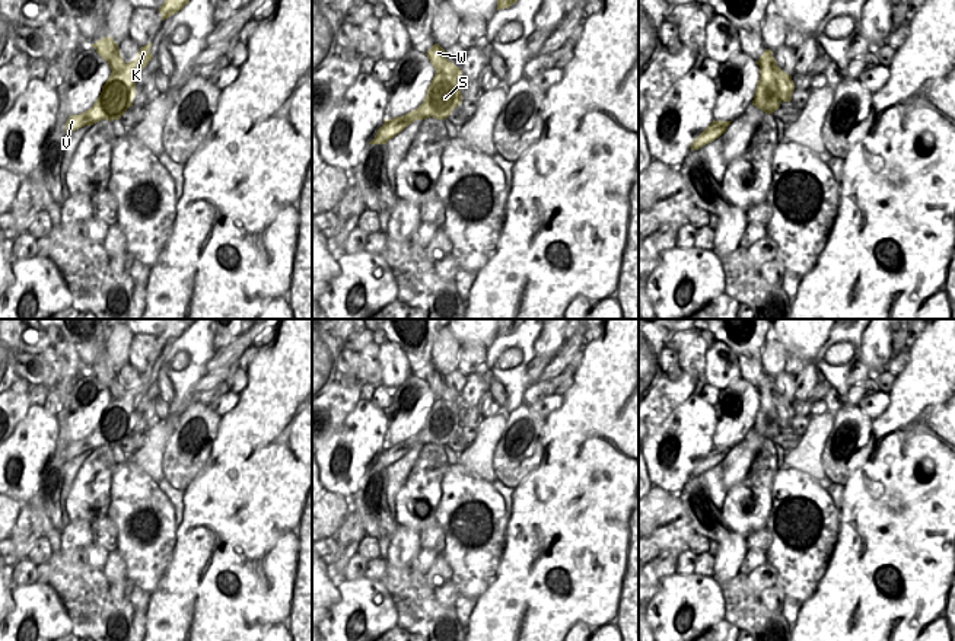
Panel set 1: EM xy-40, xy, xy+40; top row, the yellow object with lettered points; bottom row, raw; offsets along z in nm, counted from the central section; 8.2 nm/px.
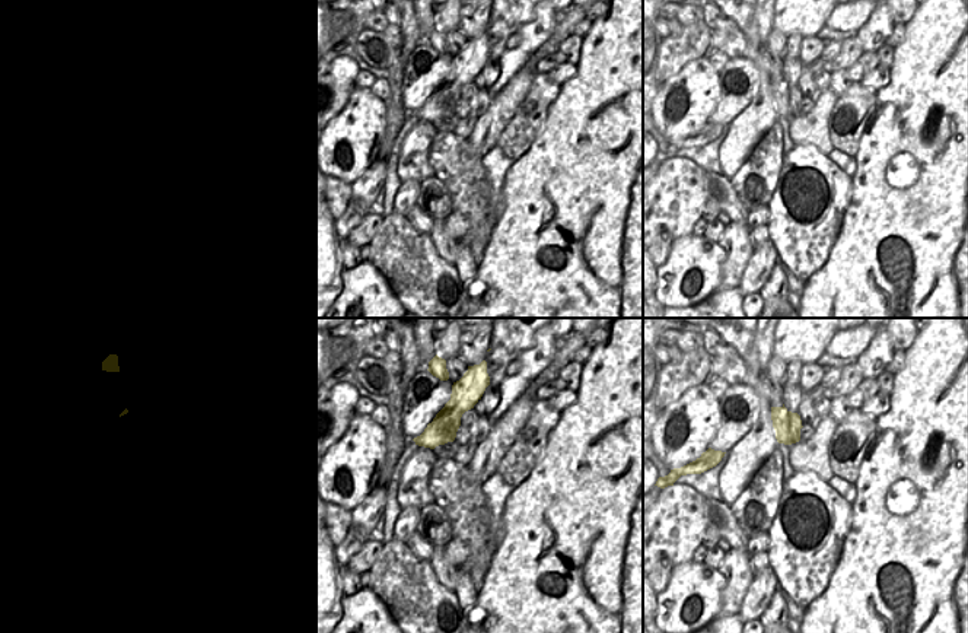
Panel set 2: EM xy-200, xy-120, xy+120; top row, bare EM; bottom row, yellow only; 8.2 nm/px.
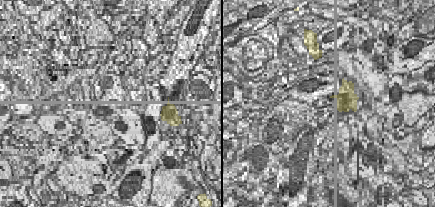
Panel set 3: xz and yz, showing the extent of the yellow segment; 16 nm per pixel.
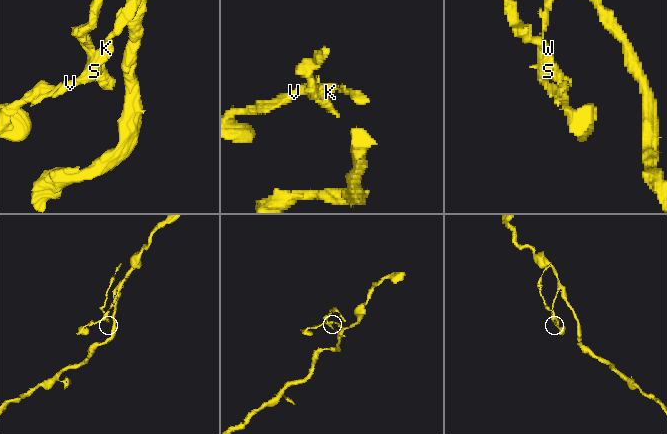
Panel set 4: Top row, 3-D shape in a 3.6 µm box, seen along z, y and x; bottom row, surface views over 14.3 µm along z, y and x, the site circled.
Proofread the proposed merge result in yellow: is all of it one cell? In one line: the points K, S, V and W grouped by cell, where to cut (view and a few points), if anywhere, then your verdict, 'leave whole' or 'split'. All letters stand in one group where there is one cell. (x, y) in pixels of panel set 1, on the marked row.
K S V / W; cut in xy+40 along (757, 86), (764, 85), (772, 98), (779, 96), (782, 99); split

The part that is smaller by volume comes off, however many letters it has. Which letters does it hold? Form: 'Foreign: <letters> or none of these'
Foreign: W

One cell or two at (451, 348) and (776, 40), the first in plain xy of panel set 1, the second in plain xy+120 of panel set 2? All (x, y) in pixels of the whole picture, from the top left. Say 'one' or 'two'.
one

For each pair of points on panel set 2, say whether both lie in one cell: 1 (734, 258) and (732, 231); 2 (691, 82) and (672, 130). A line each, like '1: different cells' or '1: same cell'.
1: same cell
2: same cell

